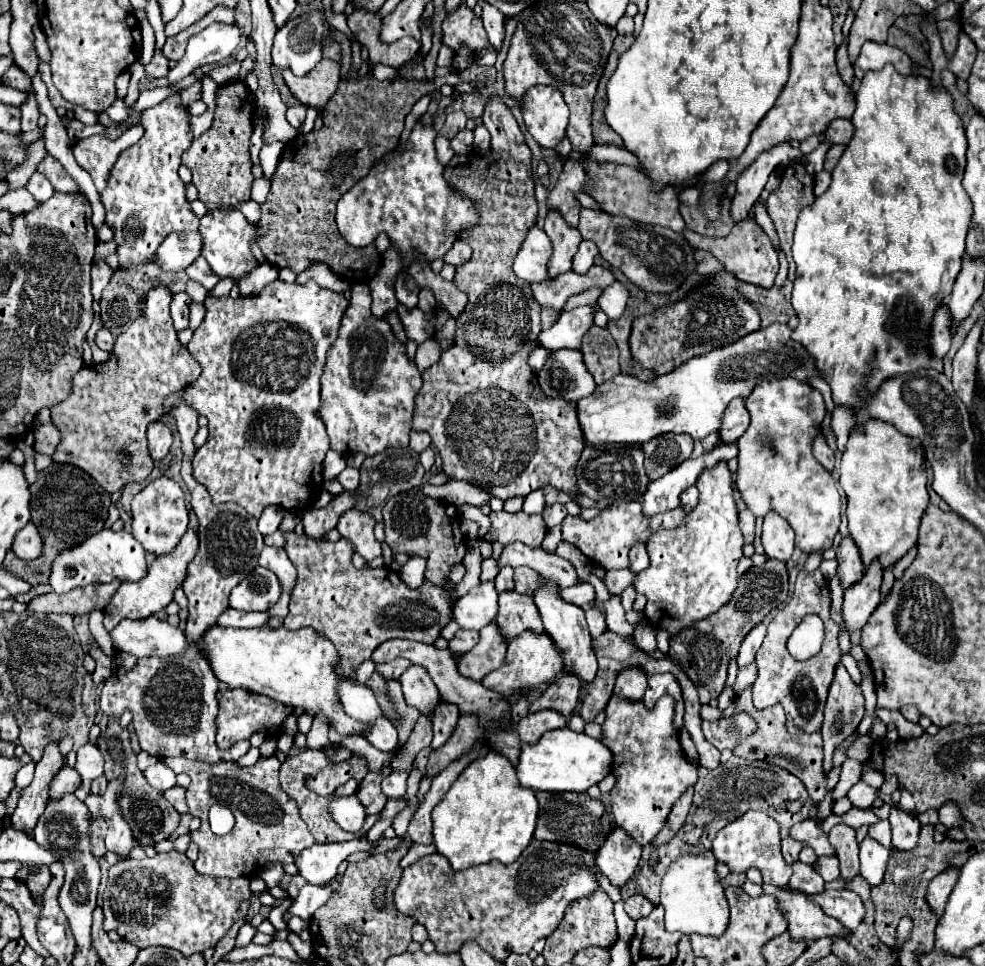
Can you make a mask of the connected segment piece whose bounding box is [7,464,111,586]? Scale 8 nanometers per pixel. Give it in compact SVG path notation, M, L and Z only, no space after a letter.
M51 464L47 470L37 474L37 480L31 484L31 514L33 522L39 526L43 536L43 554L39 560L23 562L19 558L9 558L7 570L11 570L21 580L39 586L49 580L51 560L65 548L79 544L87 536L99 532L107 518L107 508L111 506L111 496L99 488L99 484L85 474L83 470L71 464Z

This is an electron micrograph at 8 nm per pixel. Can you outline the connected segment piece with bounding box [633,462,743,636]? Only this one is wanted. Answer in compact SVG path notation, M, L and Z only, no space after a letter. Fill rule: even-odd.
M727 462L707 468L697 484L699 504L689 512L687 522L675 530L661 530L647 542L651 566L637 574L633 582L639 594L647 596L645 614L655 626L663 626L669 634L695 620L703 620L717 612L737 588L737 562L743 556L743 536L739 534L739 514L733 496L733 474Z

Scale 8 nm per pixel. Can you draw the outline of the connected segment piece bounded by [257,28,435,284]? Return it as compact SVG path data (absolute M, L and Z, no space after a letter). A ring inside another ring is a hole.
M331 28L331 30L334 30L332 32L332 38L338 44L341 44L341 50L343 50L343 60L341 60L341 74L343 74L343 78L341 78L339 90L333 94L333 98L327 102L327 106L325 106L325 110L323 110L323 126L321 126L319 130L311 130L311 132L307 132L307 134L299 134L297 138L293 138L291 142L285 144L283 154L281 154L281 160L279 160L279 166L277 166L275 174L271 176L271 192L269 192L267 200L261 204L261 220L259 220L259 234L261 234L261 236L259 236L257 244L259 244L259 248L263 250L267 262L273 264L275 268L289 268L289 270L293 270L295 274L299 274L299 272L303 272L303 270L311 264L311 260L317 260L317 262L329 264L331 270L337 272L337 274L339 274L345 282L349 282L349 284L367 284L367 282L379 272L379 268L381 268L381 254L377 252L375 244L369 244L369 246L365 246L365 248L351 248L349 242L341 238L341 234L335 230L335 204L337 204L337 200L339 200L359 178L367 176L367 174L371 172L371 168L373 168L377 162L381 162L381 158L387 156L387 152L391 152L391 150L397 146L399 136L401 136L401 130L403 130L405 116L409 114L411 106L413 106L421 96L429 94L429 90L435 90L435 88L433 88L433 82L427 82L427 84L425 84L425 82L413 82L413 80L407 80L407 78L395 78L395 80L385 80L385 82L379 82L379 80L369 78L369 76L365 76L365 78L361 80L361 78L357 78L357 74L345 78L345 74L347 74L347 70L349 70L349 64L351 64L351 42L349 42L349 38L342 32L333 28Z

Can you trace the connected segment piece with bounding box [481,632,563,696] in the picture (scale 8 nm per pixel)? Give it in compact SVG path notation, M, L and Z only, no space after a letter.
M519 634L519 638L513 638L509 642L507 658L501 668L487 674L481 684L485 688L491 688L503 696L507 694L519 694L521 688L529 686L541 686L543 682L551 680L559 670L563 668L563 652L557 650L553 638L549 634Z

